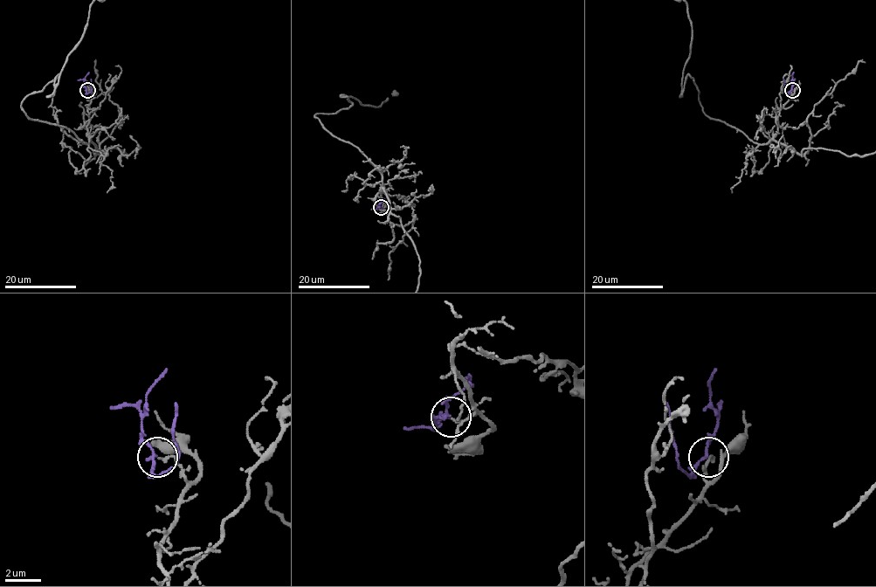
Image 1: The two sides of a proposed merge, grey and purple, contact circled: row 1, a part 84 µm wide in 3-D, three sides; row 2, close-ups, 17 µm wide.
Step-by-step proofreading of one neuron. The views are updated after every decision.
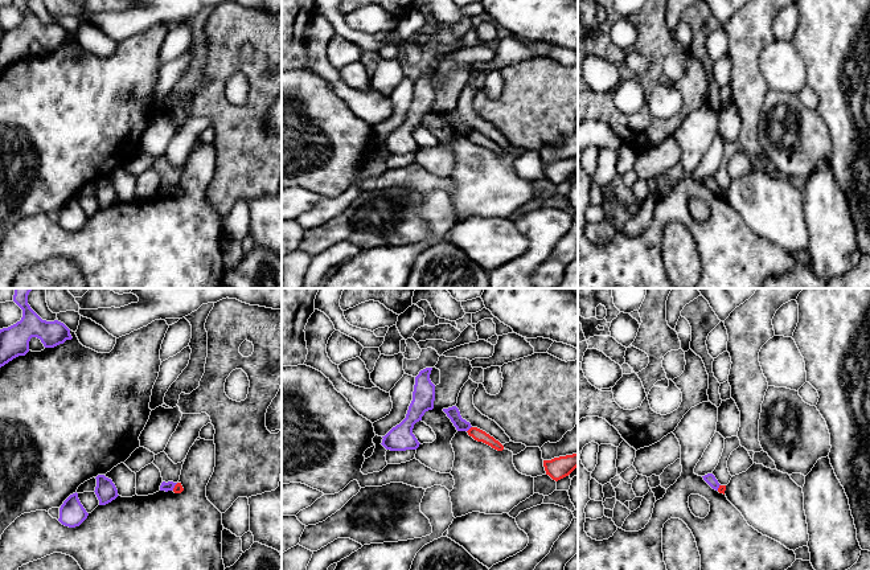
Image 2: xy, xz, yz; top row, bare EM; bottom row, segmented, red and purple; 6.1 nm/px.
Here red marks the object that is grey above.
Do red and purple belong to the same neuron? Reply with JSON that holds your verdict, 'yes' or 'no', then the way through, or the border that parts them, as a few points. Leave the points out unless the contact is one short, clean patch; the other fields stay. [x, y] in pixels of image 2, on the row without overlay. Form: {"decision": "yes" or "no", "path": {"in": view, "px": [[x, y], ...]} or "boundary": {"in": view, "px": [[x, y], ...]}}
{"decision": "no", "boundary": {"in": "xz", "px": [[471, 130], [467, 135]]}}

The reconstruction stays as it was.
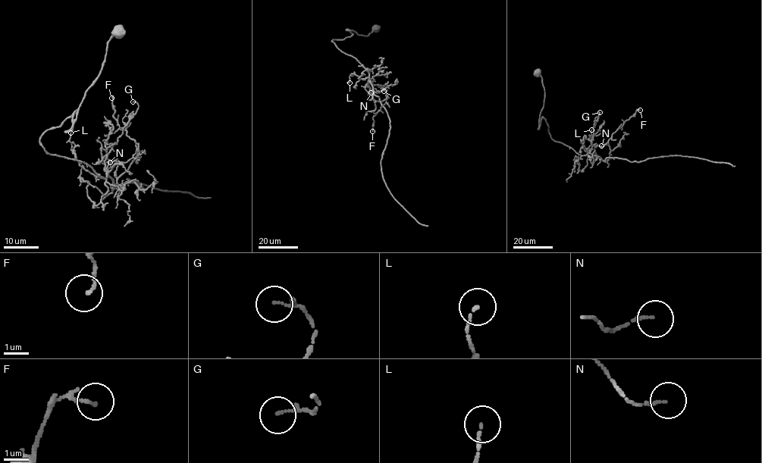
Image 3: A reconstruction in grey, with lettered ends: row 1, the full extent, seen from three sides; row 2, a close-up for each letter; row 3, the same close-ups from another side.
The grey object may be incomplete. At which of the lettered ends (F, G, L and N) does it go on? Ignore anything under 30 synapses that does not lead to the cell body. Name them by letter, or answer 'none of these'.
none of these

